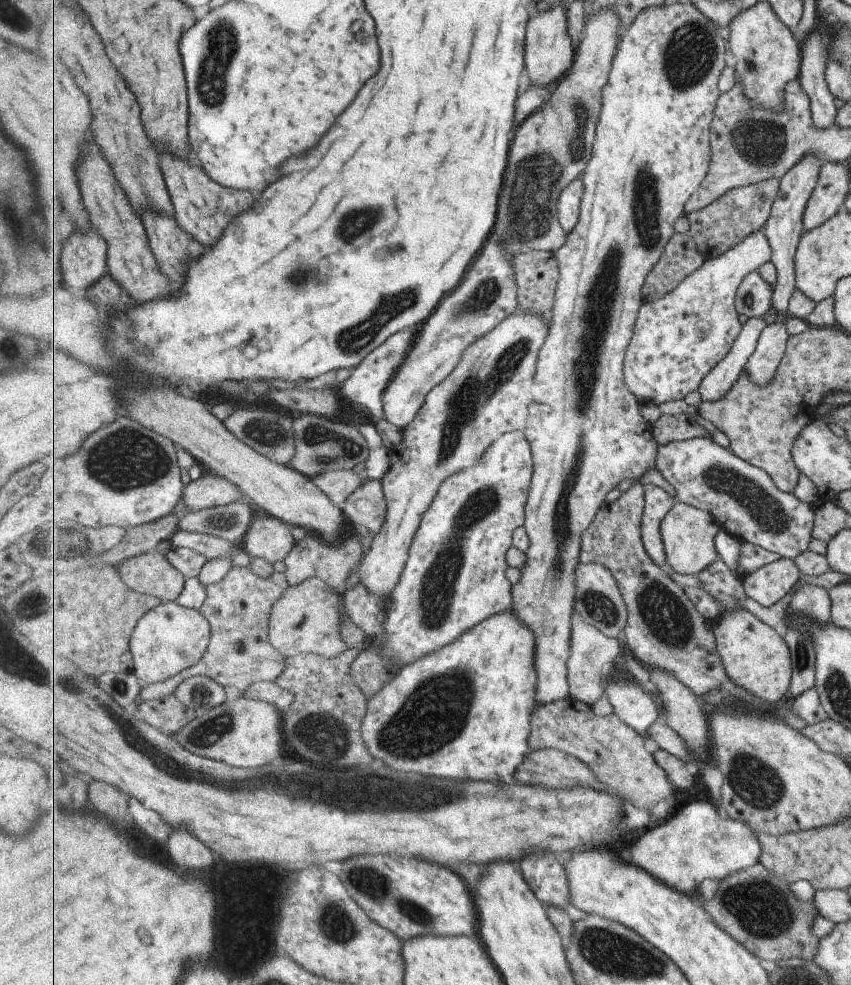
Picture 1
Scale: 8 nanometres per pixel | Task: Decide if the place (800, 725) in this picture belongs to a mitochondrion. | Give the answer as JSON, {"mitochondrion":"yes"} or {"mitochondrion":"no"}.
{"mitochondrion":"no"}

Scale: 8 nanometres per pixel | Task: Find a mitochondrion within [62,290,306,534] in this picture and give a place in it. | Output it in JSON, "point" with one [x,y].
{"point":[126,458]}

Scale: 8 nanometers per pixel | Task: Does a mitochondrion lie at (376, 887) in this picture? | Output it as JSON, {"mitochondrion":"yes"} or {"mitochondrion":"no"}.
{"mitochondrion":"yes"}

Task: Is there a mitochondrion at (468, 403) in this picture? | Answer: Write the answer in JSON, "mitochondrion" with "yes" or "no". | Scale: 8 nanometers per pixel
{"mitochondrion":"yes"}

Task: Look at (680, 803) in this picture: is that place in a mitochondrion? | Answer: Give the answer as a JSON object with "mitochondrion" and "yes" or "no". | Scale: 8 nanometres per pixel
{"mitochondrion":"no"}

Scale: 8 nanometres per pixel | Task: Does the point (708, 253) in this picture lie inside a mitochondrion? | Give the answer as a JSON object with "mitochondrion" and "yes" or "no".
{"mitochondrion":"no"}

